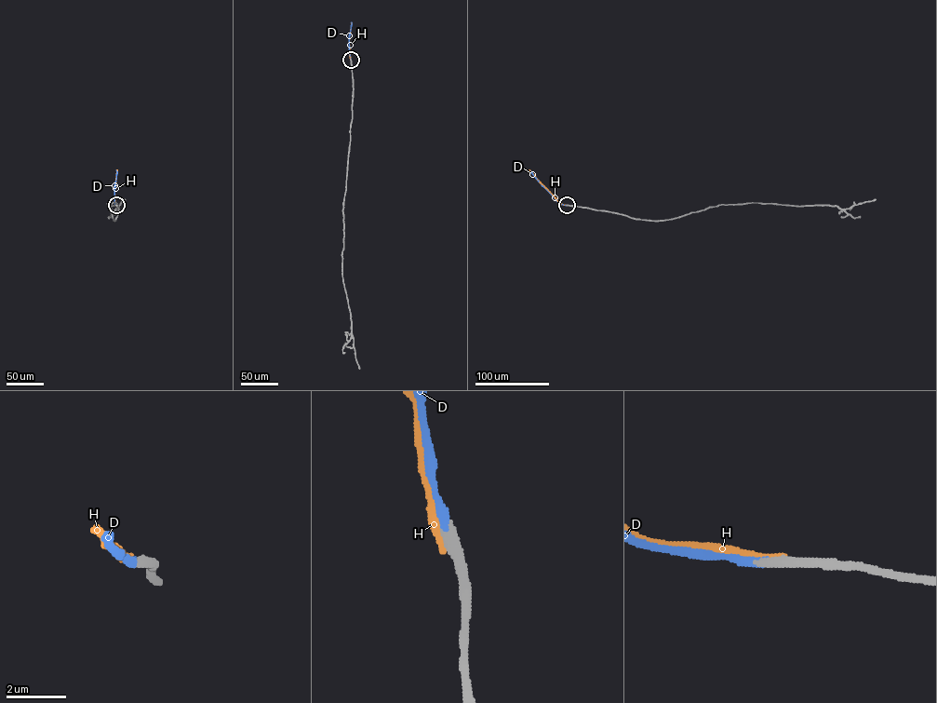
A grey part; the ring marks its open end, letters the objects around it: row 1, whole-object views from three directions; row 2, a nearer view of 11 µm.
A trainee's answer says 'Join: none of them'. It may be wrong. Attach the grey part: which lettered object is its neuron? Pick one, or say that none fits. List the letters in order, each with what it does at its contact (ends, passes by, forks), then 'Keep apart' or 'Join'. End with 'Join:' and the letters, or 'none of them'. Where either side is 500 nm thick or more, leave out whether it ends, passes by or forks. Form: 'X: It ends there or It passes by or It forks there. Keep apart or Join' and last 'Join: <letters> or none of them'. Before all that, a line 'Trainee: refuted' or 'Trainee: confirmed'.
Trainee: refuted
D: It ends there. Join
H: It ends there. Keep apart
Join: D

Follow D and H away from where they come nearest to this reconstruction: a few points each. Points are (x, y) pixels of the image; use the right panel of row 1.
D: (567, 205), (559, 203), (529, 169)
H: (567, 205), (559, 203), (529, 169)

